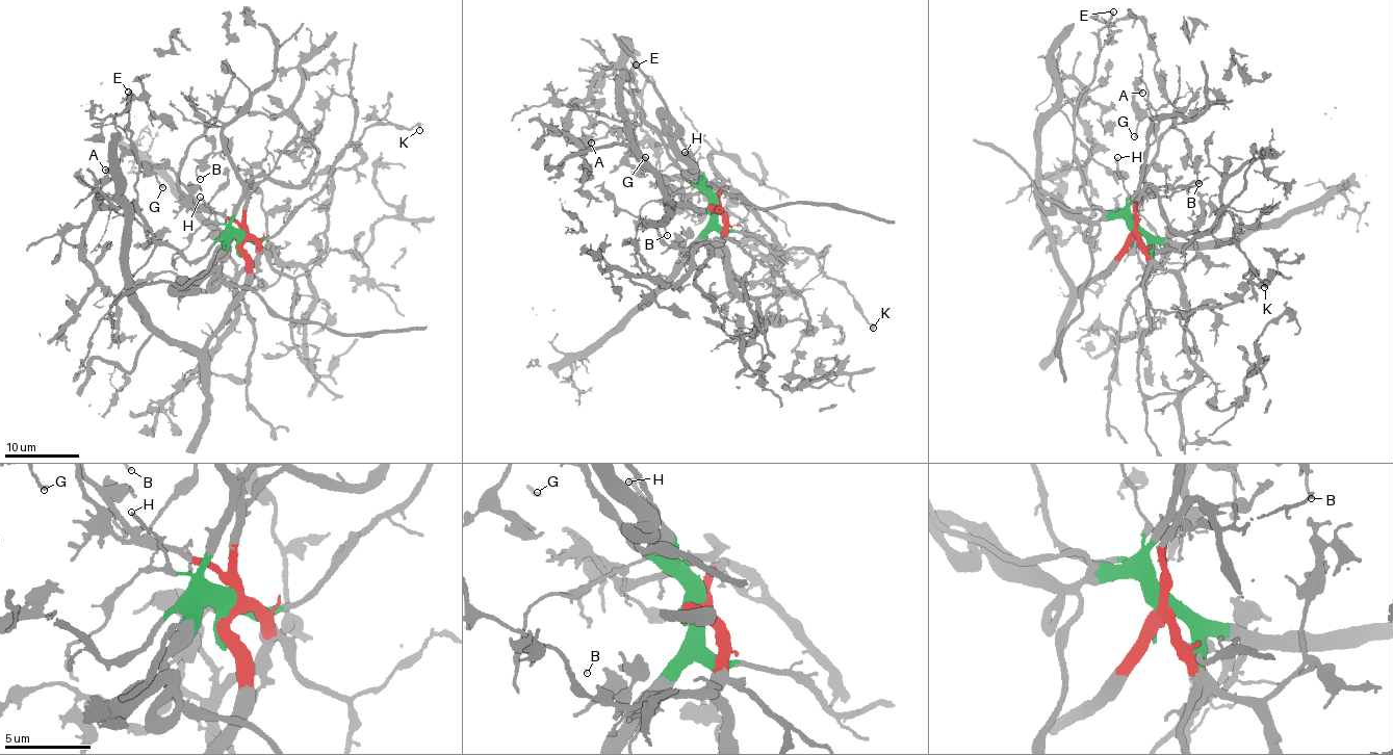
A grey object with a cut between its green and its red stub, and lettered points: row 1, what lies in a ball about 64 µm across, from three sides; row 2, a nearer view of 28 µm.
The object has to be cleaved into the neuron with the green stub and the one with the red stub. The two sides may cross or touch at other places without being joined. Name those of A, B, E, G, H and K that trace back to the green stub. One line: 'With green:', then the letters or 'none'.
With green: E, H, K

